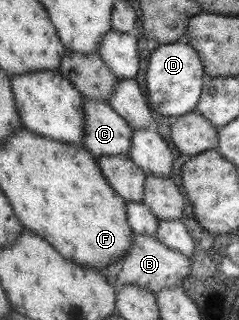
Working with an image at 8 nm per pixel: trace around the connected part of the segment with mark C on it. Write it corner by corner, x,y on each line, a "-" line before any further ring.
83,99
82,101
82,128
84,149
97,159
106,155
124,155
130,149
131,127
104,101
96,99

